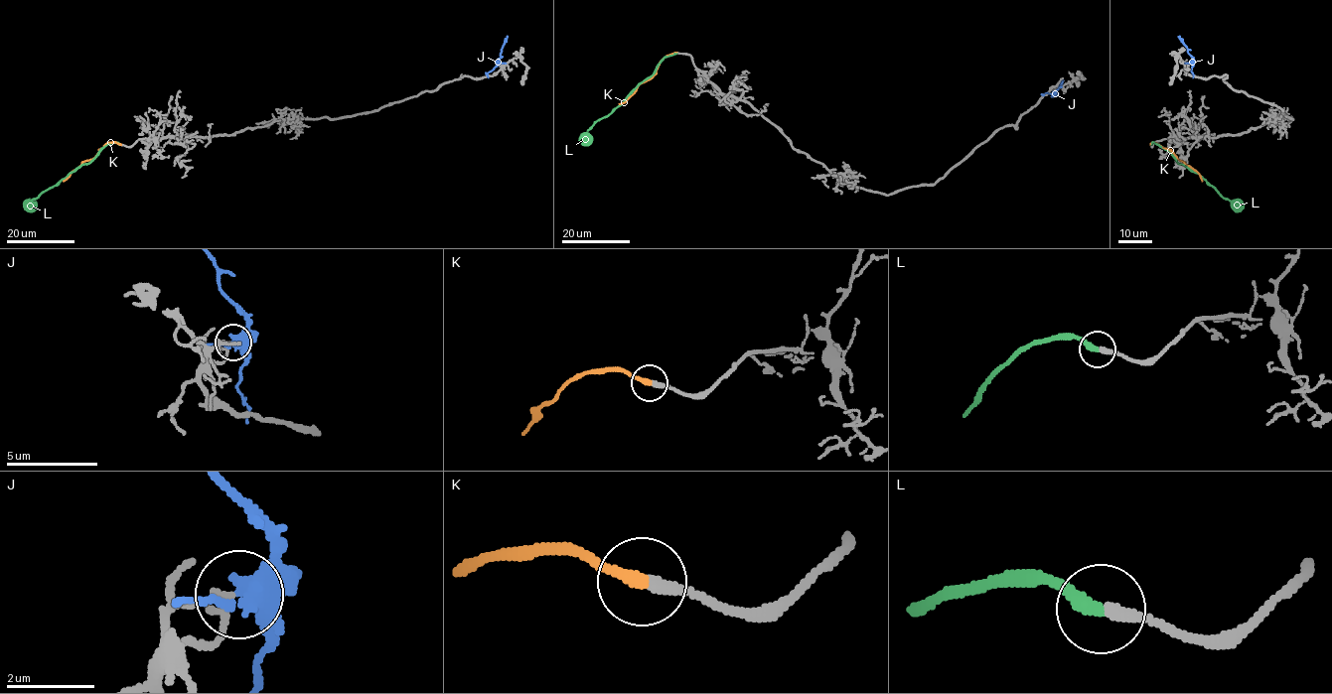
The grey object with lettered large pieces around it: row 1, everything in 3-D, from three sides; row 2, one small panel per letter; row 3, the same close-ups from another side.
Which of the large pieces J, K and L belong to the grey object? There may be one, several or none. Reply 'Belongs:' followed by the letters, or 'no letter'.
Belongs: K

